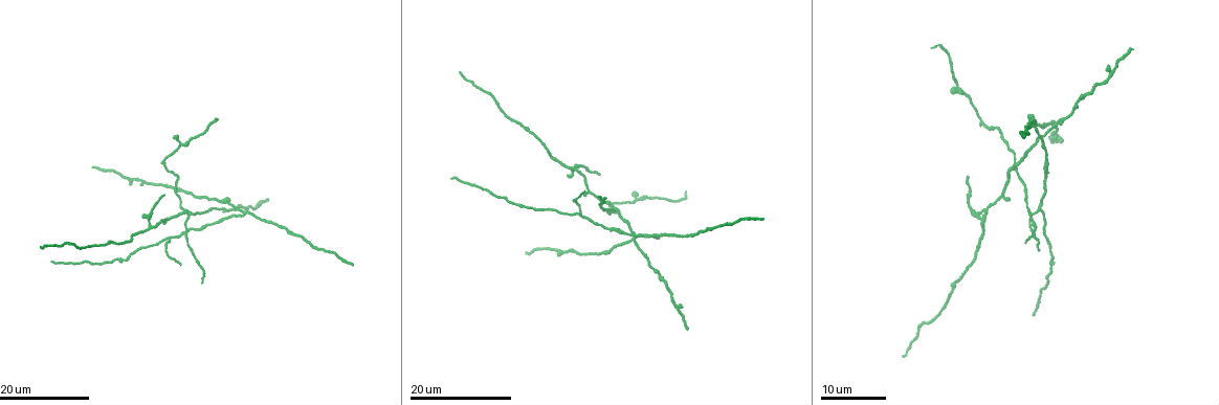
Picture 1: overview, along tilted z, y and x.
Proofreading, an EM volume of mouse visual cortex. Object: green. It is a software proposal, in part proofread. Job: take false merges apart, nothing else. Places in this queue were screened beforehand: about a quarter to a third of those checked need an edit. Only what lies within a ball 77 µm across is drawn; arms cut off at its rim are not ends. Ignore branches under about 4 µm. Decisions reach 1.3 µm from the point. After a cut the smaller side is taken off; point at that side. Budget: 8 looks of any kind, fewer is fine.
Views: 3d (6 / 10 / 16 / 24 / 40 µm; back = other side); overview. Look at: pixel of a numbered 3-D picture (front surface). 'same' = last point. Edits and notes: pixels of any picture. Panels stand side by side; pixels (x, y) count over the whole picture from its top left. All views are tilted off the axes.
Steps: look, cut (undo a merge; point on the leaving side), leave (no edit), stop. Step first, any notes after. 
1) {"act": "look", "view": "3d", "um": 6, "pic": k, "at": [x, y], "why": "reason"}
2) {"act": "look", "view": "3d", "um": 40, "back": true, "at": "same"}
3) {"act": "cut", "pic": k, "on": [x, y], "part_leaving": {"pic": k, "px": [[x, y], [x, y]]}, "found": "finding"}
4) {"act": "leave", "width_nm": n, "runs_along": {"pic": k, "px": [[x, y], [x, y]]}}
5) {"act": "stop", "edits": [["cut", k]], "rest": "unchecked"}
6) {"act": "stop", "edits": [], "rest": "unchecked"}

{"act": "look", "view": "3d", "um": 24, "pic": 1, "at": [1039, 208], "why": "branch point"}

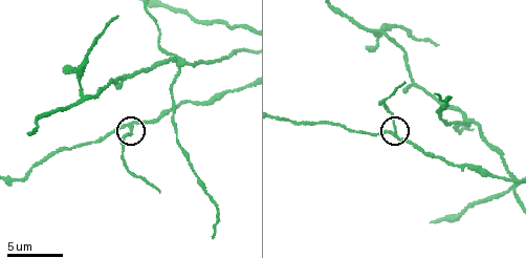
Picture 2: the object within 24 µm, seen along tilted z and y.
{"act": "look", "view": "3d", "um": 10, "pic": 2, "at": [396, 134]}

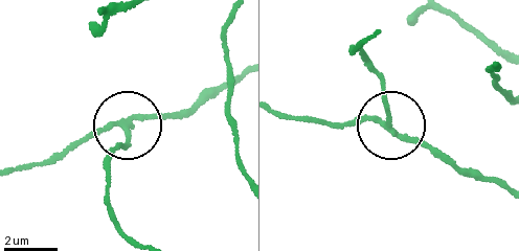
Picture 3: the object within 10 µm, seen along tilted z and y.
{"act": "leave", "width_nm": 170, "runs_along": {"pic": 3, "px": [[504, 190], [397, 135], [386, 122], [385, 88], [373, 65]]}, "found": "all the same neuron"}

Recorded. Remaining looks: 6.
{"act": "look", "view": "3d", "um": 16, "pic": 1, "at": [957, 83], "why": "thick turns thin"}

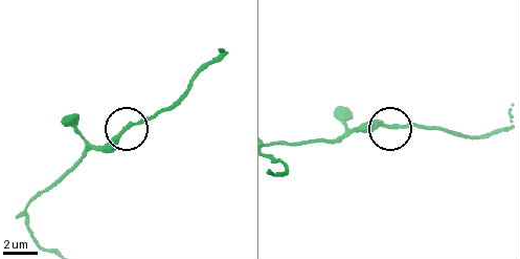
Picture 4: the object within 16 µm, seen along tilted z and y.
{"act": "look", "view": "3d", "um": 6, "pic": 4, "at": [388, 123]}

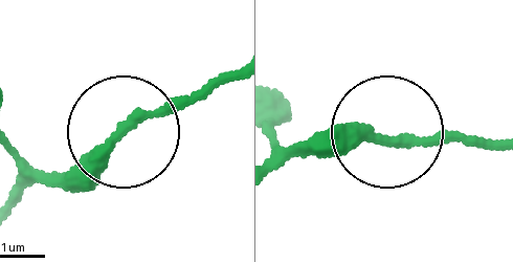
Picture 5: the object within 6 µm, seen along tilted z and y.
{"act": "leave", "runs_along": {"pic": 5, "px": [[13, 198], [40, 175], [93, 168], [140, 117], [235, 78]]}, "found": "continuous, no second neuron"}

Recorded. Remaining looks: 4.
{"act": "look", "view": "3d", "um": 16, "pic": 1, "at": [188, 212], "why": "three-way junction"}

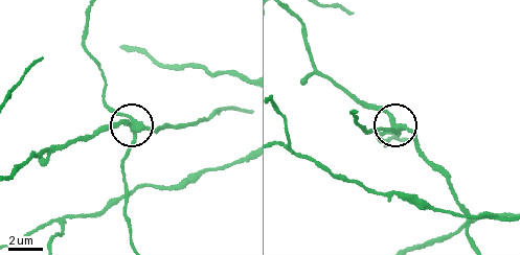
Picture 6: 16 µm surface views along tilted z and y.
{"act": "look", "view": "3d", "um": 6, "pic": 6, "at": [131, 119]}

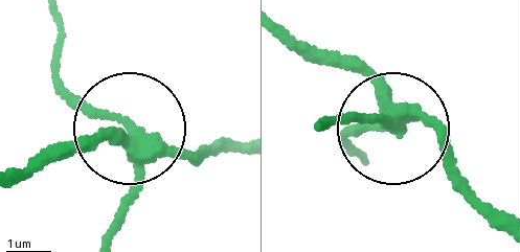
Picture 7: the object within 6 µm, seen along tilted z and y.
{"act": "cut", "pic": 7, "on": [86, 135], "side_arm_um": 35, "arms": 3, "found": "two neurons meet here"}

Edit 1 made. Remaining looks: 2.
{"act": "stop", "edits": [["cut", 7]], "rest": "unchecked"}

